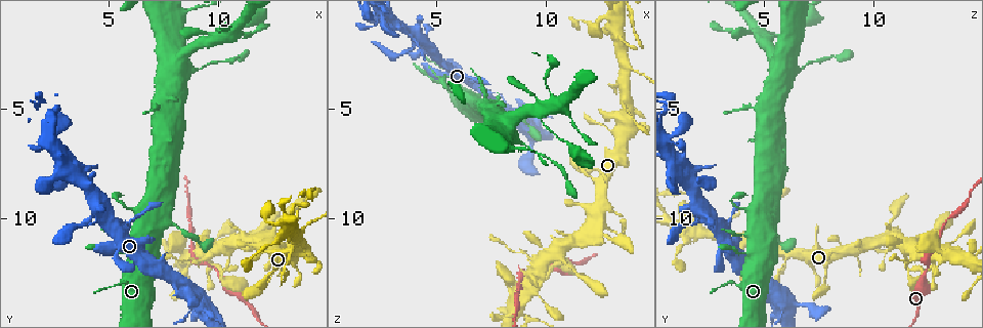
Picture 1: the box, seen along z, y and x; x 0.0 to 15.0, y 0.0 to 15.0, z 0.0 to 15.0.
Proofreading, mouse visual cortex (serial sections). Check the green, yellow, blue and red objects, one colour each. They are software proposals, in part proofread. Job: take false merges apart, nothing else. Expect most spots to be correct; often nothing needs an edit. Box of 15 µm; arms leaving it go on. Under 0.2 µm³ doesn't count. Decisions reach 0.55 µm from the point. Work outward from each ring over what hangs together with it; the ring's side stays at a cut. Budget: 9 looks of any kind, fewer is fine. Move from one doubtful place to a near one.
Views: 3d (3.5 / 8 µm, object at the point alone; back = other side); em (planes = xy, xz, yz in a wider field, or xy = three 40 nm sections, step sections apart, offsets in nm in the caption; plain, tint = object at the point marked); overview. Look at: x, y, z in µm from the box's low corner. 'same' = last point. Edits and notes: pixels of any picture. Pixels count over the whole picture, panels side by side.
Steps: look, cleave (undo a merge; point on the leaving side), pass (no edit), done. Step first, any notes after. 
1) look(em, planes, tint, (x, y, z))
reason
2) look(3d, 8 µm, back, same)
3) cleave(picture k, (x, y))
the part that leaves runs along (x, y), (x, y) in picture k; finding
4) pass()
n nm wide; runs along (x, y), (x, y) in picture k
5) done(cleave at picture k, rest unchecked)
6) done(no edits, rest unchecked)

look(3d, 3.5 µm, (9.4, 14.4, 5.4))
sharp bend

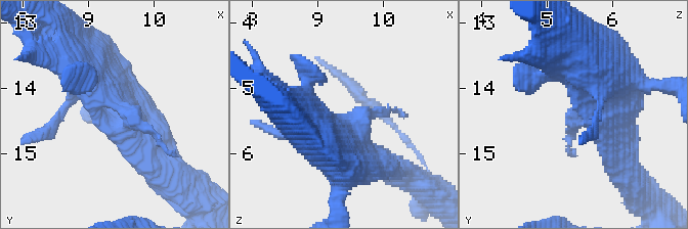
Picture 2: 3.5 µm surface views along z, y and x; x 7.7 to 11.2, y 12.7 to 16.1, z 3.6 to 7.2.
look(em, xy, step 5, tint, (9.40, 14.30, 5.50))
arms of 150, 450 nm; shape alone is not enough

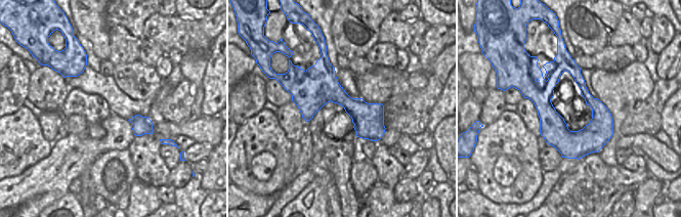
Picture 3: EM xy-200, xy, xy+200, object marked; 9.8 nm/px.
pass()
runs along (358, 159), (364, 129), (342, 116) in picture 2; one cell here

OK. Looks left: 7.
look(3d, 3.5 µm, (8.4, 11.7, 13.4))
thick turns thin

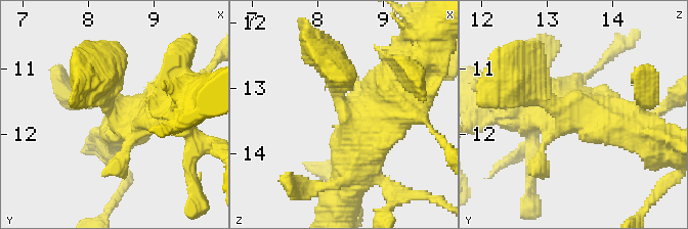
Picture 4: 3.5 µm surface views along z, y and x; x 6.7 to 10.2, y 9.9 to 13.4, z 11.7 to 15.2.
look(em, xy, step 2, tint, (8.50, 11.70, 13.35))

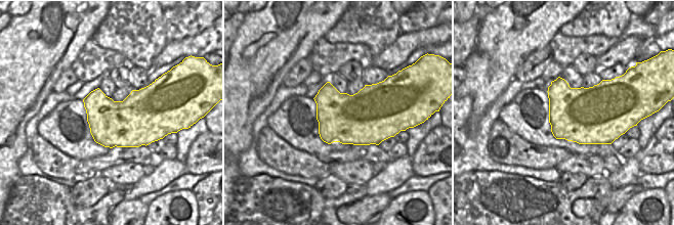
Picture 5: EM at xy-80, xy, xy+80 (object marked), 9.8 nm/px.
look(em, xy, step 5, tint, same)
cut it another way

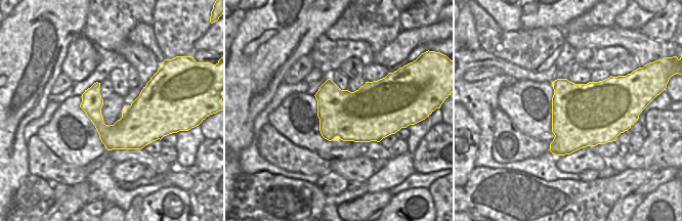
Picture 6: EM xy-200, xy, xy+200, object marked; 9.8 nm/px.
pass()
runs along (404, 74), (348, 183) in picture 4; continuous, no second cell

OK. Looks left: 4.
look(3d, 8 µm, (13.6, 11.6, 10.6))
touches itself

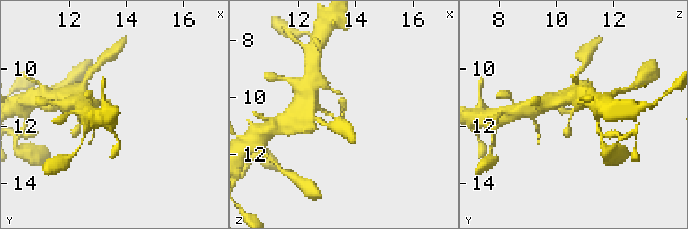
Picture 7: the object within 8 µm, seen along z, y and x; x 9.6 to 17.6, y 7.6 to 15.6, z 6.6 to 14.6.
look(em, xy, step 1, tint, (13.5, 11.5, 10.4))

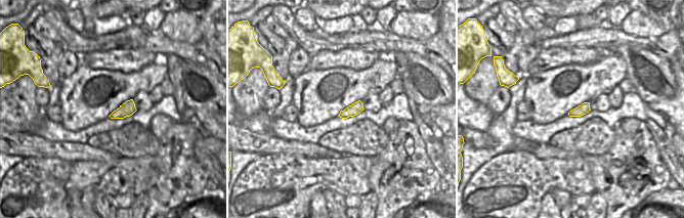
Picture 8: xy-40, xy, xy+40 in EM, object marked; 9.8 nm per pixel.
pass()
all the same cell

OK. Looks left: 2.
look(3d, 3.5 µm, (9.6, 1.9, 5.2))

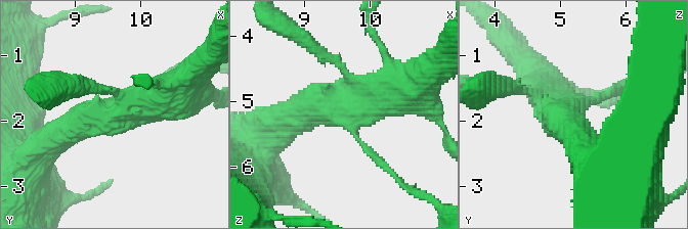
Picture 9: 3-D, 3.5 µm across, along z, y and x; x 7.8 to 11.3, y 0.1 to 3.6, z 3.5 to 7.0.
look(em, xy, step 2, tint, (9.60, 1.85, 5.15))
shape alone is not enough

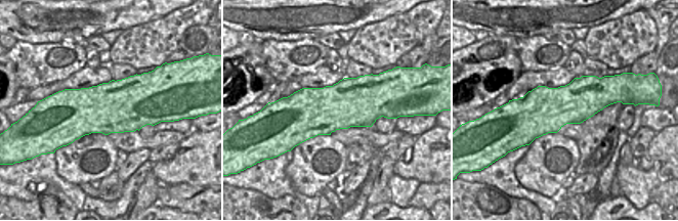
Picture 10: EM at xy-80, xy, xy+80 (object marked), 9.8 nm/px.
pass()
runs along (56, 139), (81, 120), (172, 92) in picture 9; continuous, no second cell

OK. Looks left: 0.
done(no edits, rest unchecked)

